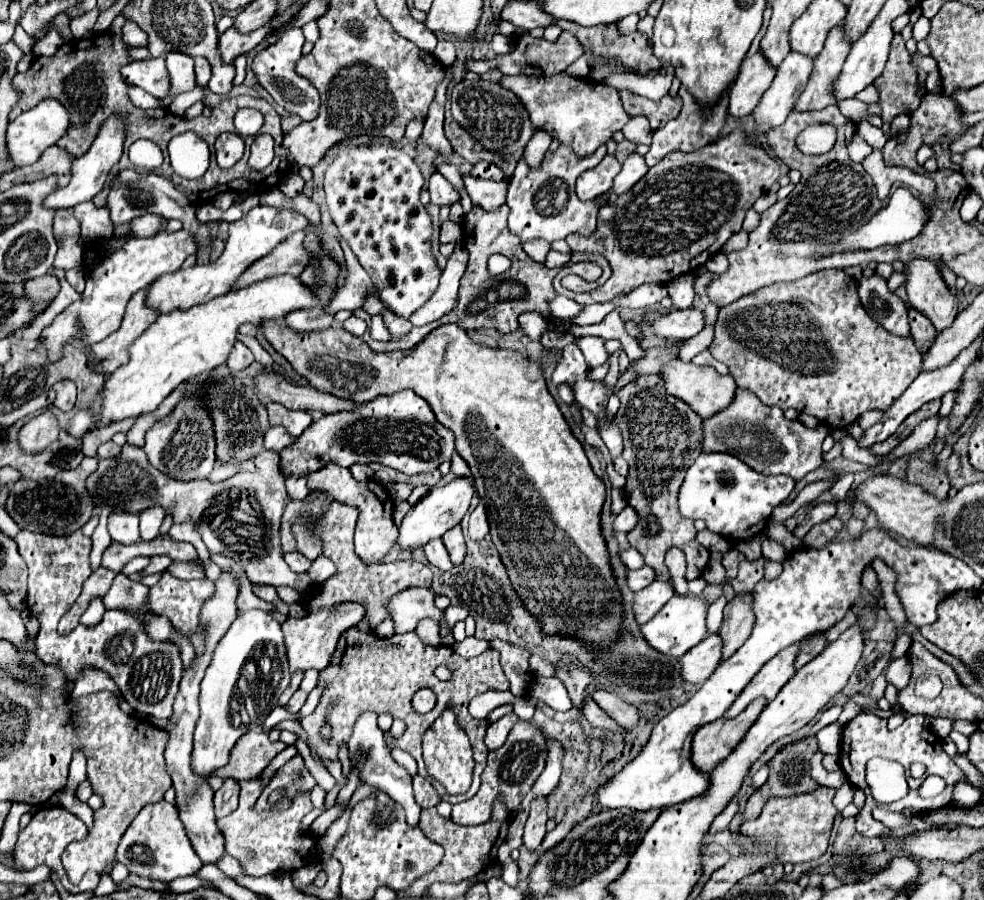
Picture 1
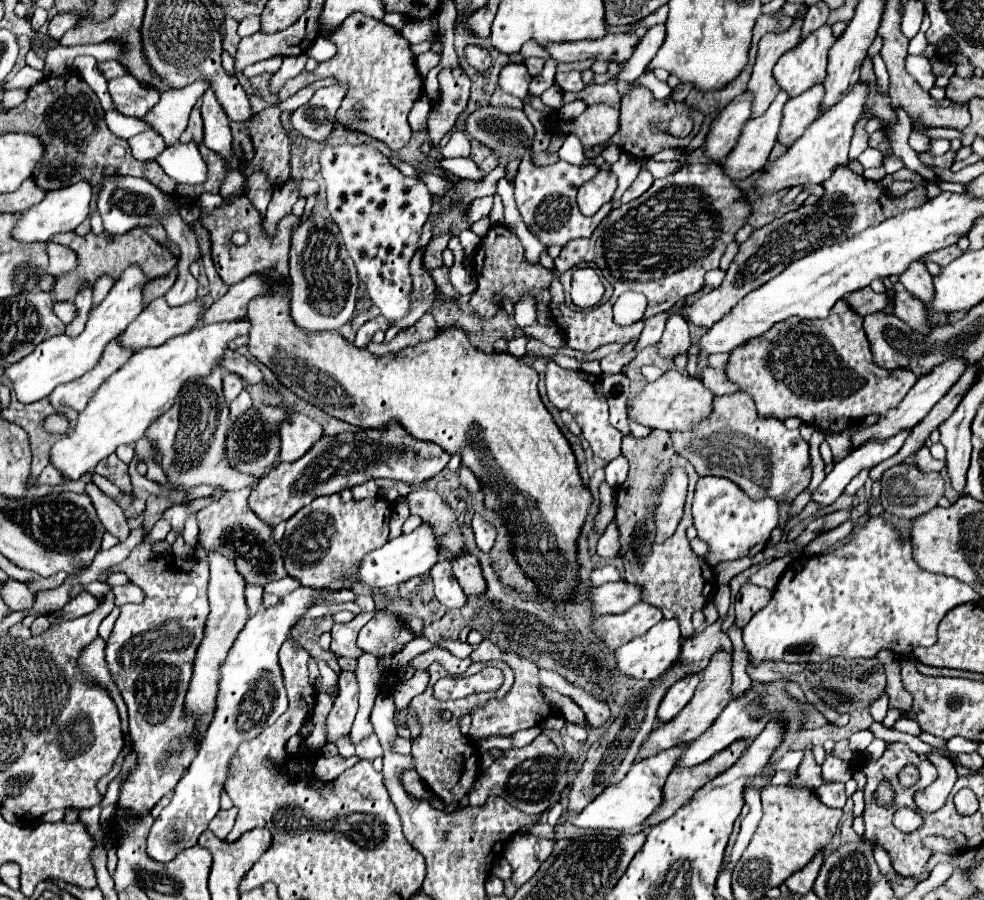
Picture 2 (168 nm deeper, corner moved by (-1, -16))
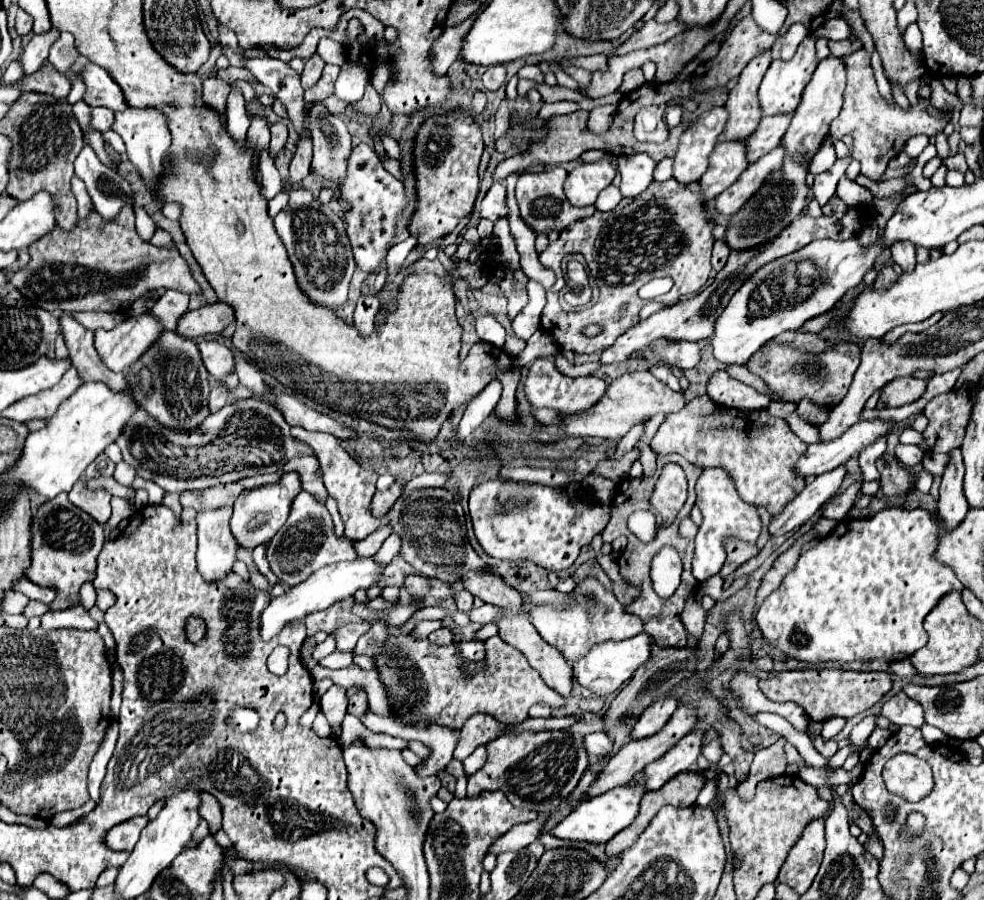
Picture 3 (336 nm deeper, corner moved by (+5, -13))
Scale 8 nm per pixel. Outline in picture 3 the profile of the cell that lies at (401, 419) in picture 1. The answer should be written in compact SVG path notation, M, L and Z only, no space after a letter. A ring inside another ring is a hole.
M283 473L277 483L243 491L233 505L233 517L231 517L231 533L235 535L237 543L243 549L253 551L259 543L271 541L271 537L283 527L291 509L291 501L295 501L299 491L301 491L301 481L297 479L295 473Z

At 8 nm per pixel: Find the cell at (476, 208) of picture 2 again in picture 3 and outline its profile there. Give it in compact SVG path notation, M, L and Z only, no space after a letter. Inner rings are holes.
M495 183L487 195L483 197L483 205L481 205L481 217L485 219L499 219L501 215L507 215L507 205L505 205L505 185L503 183Z

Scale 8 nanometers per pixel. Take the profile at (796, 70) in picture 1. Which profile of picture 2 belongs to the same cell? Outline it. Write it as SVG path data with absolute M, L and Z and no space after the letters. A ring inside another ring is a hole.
M779 92L759 120L749 120L743 126L735 148L723 162L723 172L733 182L745 180L767 164L767 158L775 146L775 132L779 132L779 120L783 116L783 104L787 98L789 96L785 92Z

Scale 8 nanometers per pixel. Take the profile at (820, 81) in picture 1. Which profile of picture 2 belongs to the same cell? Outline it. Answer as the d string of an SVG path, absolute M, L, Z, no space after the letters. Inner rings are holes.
M823 84L809 88L803 96L789 98L783 106L783 120L779 126L777 142L783 146L791 146L801 132L819 116L819 100L823 100Z

